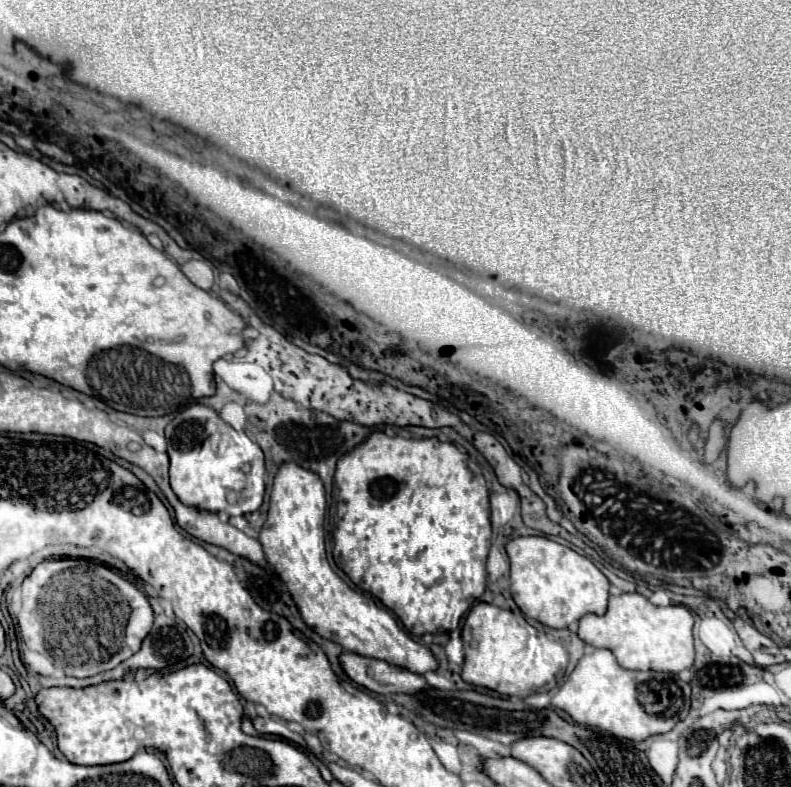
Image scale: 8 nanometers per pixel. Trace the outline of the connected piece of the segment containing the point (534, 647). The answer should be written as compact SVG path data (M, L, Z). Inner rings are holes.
M476 603L472 607L462 627L462 641L466 653L462 679L508 697L526 697L554 689L568 665L564 645L548 639L544 631L536 631L521 613L504 611L490 603Z

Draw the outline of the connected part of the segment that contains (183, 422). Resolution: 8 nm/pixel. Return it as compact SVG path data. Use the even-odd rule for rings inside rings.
M190 405L182 413L178 413L166 425L166 439L168 439L168 457L170 457L170 485L178 499L184 505L200 507L206 511L224 511L226 515L248 515L258 511L264 499L266 489L266 467L264 467L264 453L262 449L248 439L246 433L238 433L222 417L206 405Z

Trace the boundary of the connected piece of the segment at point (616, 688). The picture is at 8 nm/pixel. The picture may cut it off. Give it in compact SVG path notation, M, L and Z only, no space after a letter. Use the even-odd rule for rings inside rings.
M594 649L578 661L552 705L566 711L580 725L602 729L620 739L644 741L646 737L668 733L688 715L690 685L670 673L622 669L610 649Z

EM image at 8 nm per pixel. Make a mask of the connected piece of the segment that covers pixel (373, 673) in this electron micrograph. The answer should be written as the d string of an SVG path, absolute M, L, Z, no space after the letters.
M340 653L340 665L344 673L358 685L374 693L416 693L430 687L424 675L410 673L406 669L388 665L386 661L362 657L356 653Z

